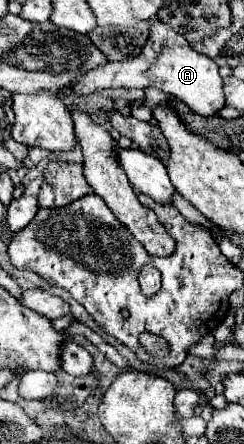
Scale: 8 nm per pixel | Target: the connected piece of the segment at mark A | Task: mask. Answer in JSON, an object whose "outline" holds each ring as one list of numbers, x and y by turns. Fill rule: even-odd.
{"outline":[[160,20,150,26,150,38,138,56,122,62,104,64,102,68,78,76,74,88,70,88,70,94,84,96,92,94,94,90,106,88,158,88,168,96,182,100,188,108,192,108,192,112,200,116,214,116,226,106,222,78,218,74,216,62,192,50,186,38,182,38,174,28]]}

